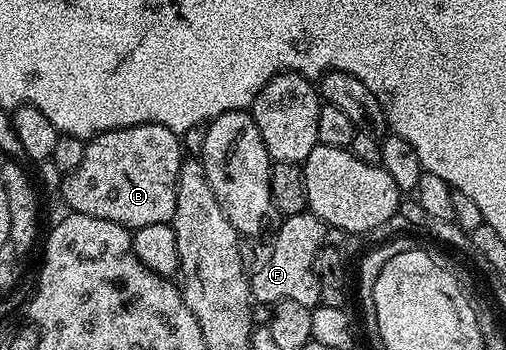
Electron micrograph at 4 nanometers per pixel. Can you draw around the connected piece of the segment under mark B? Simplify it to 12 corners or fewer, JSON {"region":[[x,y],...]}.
{"region":[[159,124],[102,132],[65,173],[70,212],[170,224],[184,159]]}

